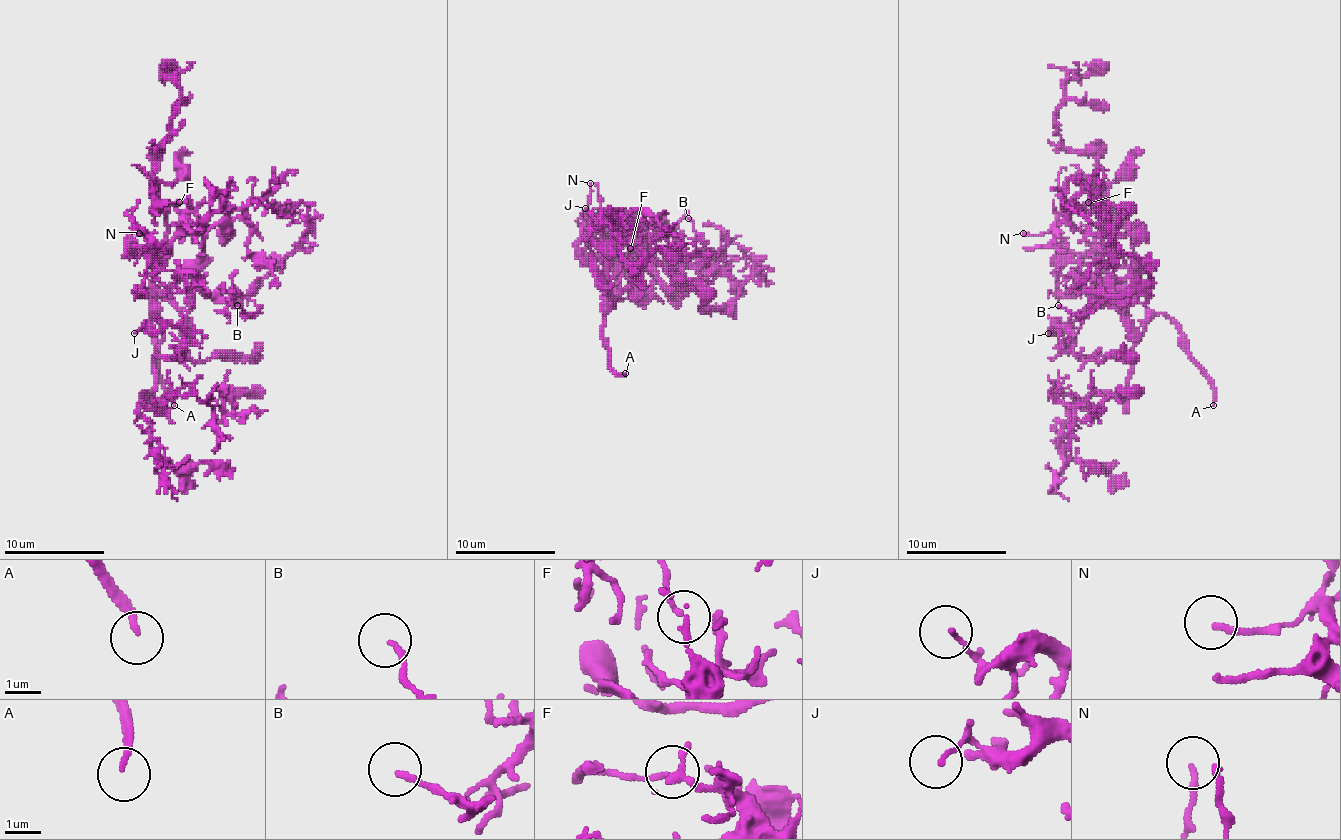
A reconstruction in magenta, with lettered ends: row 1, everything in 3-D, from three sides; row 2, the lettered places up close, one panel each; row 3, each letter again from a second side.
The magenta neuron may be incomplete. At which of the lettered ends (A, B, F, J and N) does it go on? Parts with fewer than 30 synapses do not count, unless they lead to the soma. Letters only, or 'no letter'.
A

